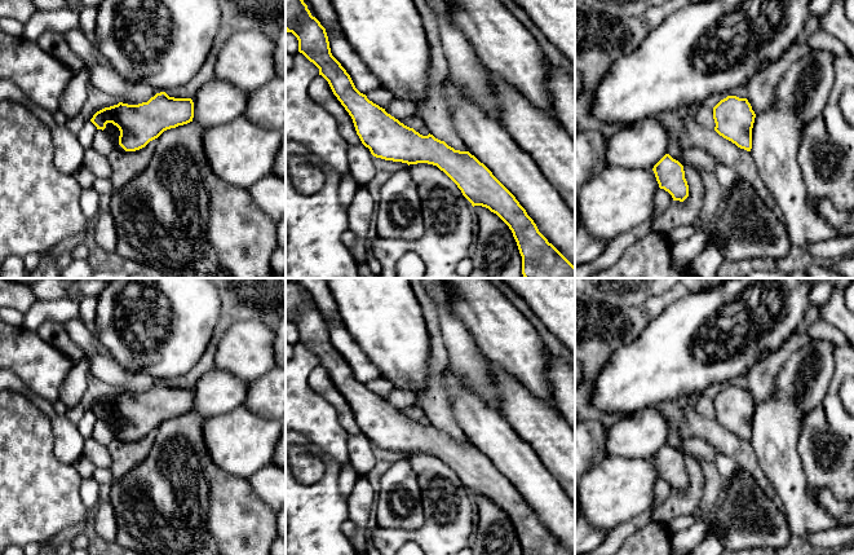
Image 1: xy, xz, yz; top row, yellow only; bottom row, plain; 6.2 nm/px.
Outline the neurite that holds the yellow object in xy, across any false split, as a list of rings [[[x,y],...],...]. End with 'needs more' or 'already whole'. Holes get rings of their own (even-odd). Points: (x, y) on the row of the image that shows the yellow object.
[[[156,93],[147,102],[118,105],[97,111],[90,122],[97,129],[112,123],[120,131],[119,145],[125,151],[136,151],[158,138],[164,131],[193,122],[194,102],[191,98],[169,97]]]; already whole

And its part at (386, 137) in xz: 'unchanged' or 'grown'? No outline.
unchanged

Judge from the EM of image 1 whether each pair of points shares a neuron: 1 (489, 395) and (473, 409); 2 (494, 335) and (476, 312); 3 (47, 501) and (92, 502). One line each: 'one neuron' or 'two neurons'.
1: two neurons
2: one neuron
3: two neurons

